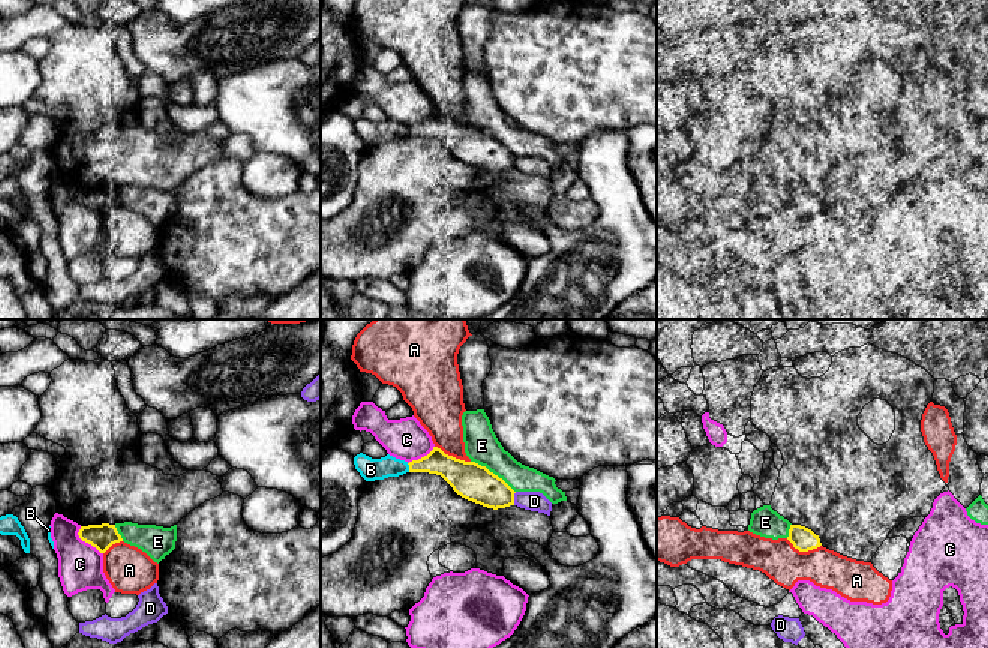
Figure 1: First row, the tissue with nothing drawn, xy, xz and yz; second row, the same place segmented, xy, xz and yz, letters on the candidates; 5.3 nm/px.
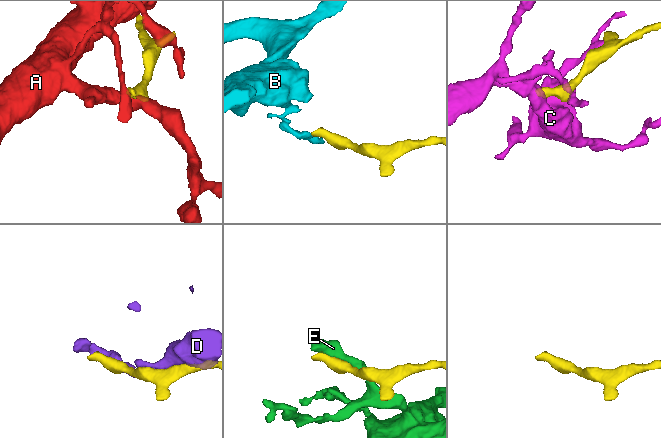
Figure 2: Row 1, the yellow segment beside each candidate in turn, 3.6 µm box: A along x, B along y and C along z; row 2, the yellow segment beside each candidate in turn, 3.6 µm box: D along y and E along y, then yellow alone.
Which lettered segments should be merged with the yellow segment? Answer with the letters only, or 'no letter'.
no letter

